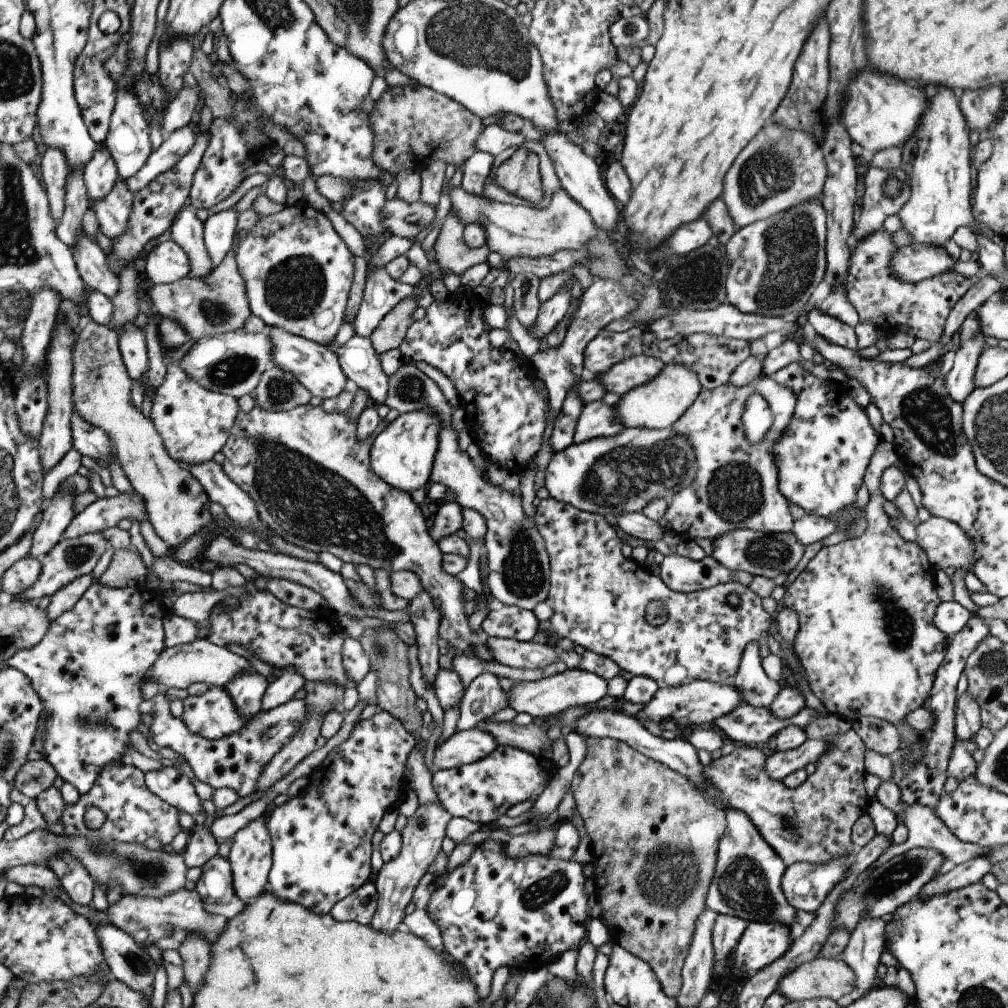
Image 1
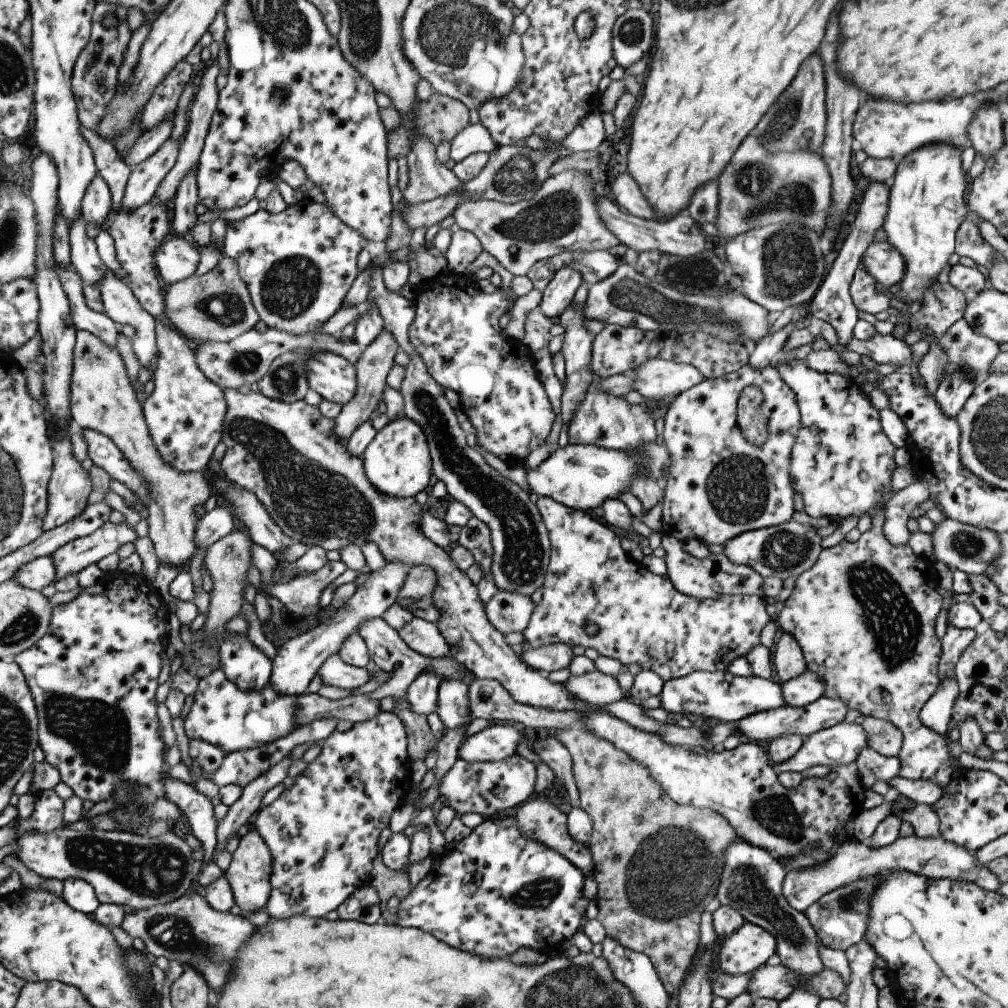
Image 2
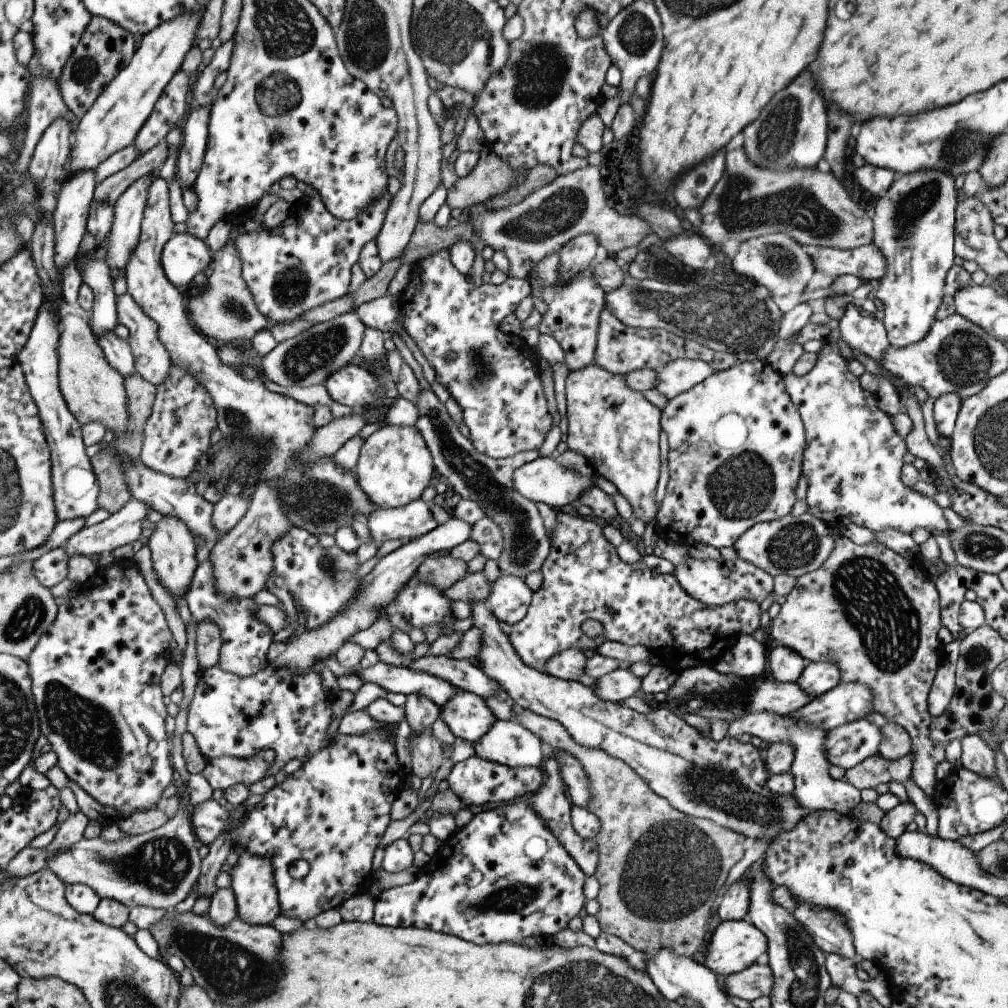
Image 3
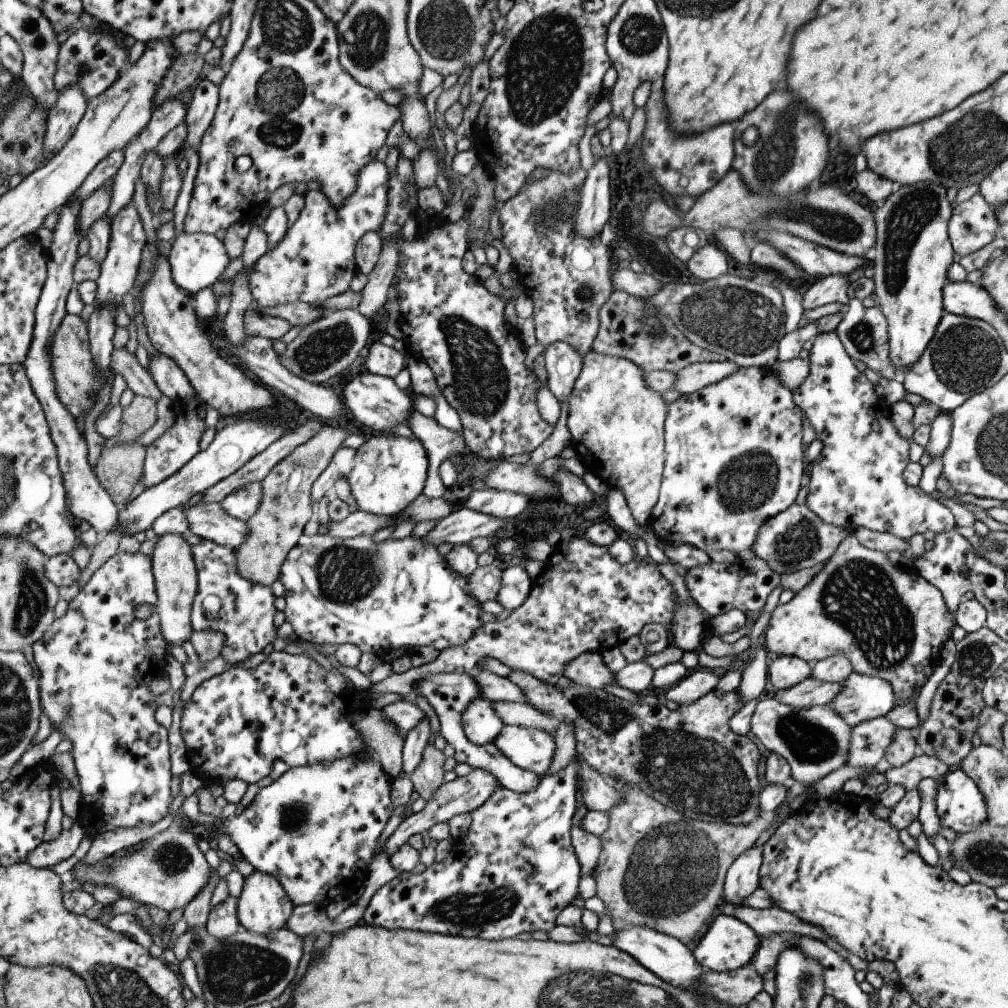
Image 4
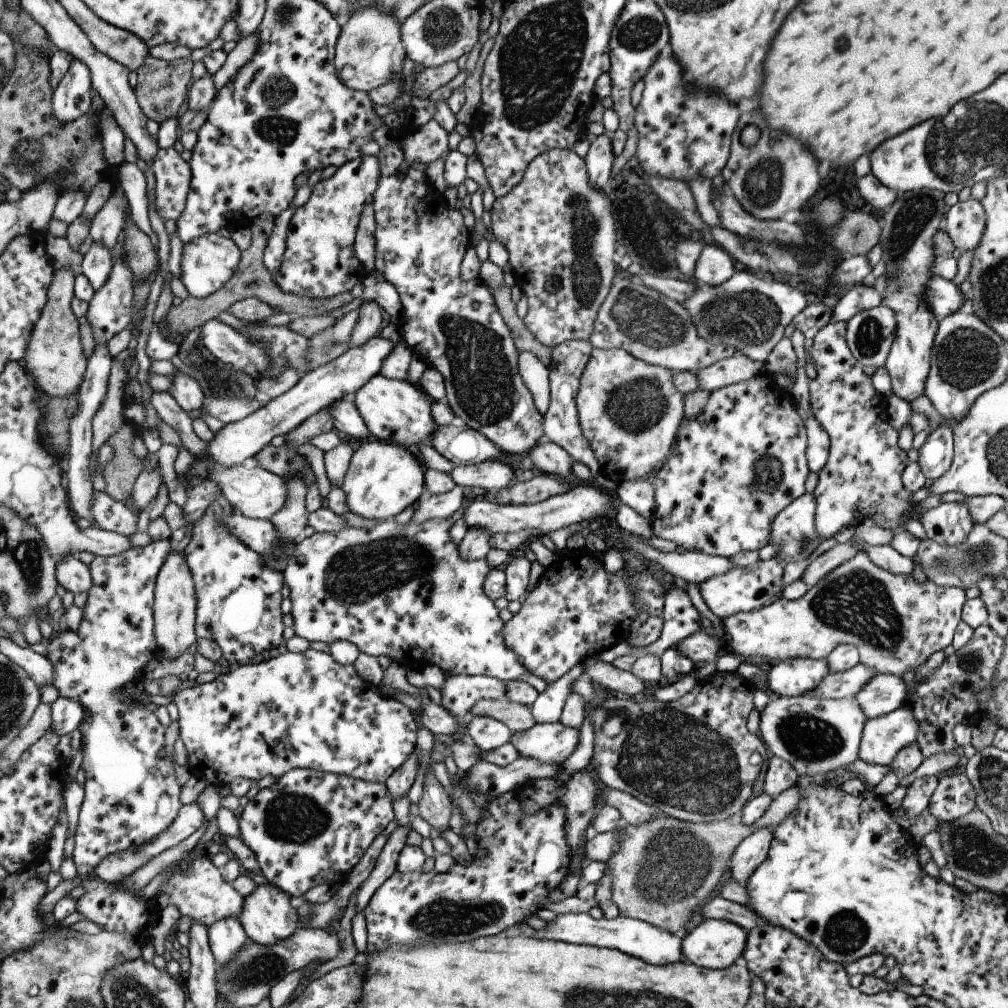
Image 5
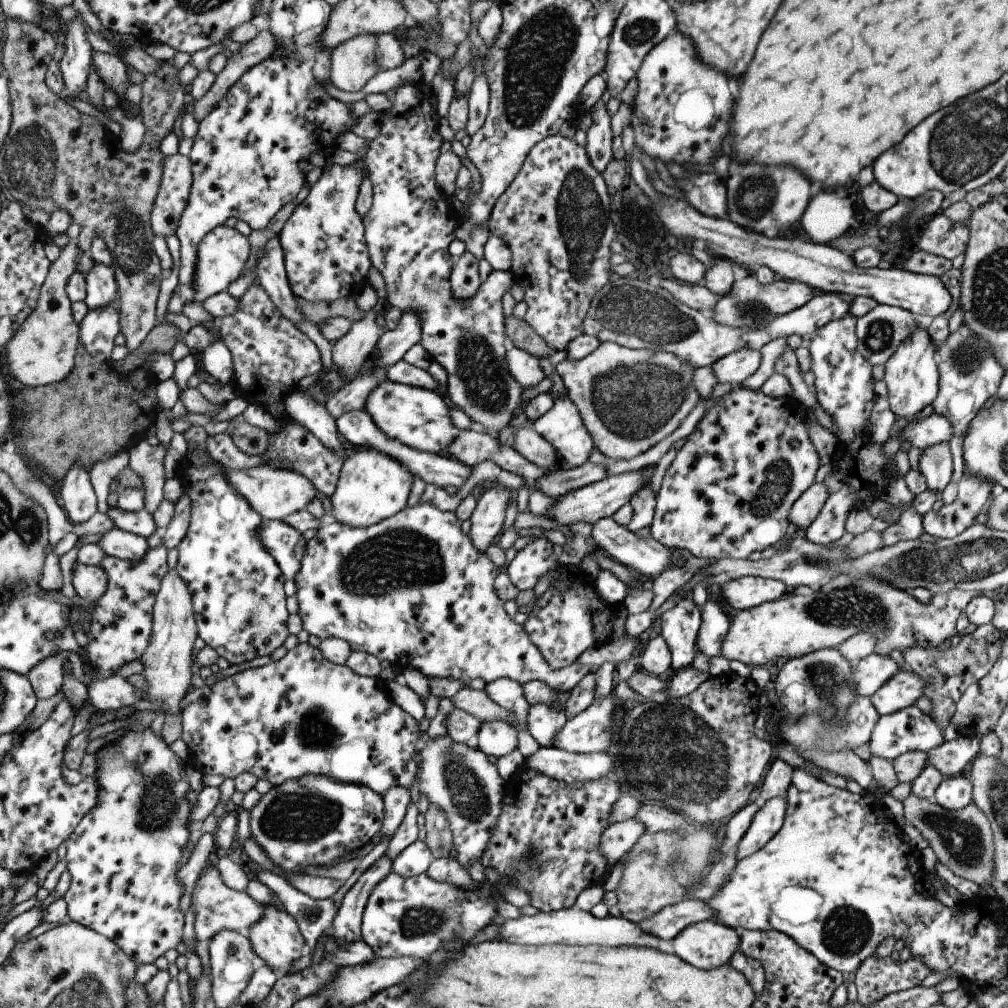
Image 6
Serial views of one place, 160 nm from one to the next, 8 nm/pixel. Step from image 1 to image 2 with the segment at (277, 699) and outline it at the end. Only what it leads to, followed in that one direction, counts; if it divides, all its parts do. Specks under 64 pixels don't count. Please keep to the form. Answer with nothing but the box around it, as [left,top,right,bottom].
[270,563,408,696]

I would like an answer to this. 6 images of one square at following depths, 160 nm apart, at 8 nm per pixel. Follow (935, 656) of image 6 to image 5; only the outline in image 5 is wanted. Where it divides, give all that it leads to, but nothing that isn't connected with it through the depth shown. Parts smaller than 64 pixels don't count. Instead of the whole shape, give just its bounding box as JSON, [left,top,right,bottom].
[910,625,1003,759]

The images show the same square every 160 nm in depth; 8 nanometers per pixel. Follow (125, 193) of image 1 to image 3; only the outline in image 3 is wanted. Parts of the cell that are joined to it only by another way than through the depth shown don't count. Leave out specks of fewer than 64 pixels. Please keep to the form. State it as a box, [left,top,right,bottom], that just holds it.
[126,174,375,537]

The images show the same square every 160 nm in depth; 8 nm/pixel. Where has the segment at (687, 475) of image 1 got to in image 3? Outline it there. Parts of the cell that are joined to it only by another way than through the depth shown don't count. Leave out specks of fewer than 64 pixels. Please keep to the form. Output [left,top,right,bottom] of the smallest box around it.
[512,449,598,509]

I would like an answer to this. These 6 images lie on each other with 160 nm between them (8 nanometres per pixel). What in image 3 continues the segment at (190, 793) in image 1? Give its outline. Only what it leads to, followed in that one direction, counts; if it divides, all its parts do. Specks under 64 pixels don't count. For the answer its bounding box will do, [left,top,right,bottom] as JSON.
[191,726,403,924]

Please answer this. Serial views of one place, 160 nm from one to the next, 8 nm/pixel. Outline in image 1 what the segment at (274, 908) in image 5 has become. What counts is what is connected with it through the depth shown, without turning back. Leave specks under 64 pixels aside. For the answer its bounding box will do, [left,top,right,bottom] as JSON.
[229,816,273,903]

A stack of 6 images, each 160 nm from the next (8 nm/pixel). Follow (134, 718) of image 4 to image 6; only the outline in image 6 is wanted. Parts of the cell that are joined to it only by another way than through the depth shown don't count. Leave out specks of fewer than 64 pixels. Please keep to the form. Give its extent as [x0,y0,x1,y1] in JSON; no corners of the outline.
[64,543,193,965]

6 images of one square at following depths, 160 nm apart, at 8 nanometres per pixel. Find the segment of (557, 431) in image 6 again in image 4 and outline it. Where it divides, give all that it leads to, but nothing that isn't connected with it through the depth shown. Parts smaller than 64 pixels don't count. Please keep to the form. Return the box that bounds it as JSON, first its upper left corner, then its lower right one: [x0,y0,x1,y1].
[542,341,581,402]

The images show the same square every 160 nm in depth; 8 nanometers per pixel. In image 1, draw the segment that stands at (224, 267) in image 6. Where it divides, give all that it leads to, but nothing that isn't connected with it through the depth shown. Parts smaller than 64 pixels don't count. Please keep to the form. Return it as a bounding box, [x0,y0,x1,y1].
[141,238,190,284]

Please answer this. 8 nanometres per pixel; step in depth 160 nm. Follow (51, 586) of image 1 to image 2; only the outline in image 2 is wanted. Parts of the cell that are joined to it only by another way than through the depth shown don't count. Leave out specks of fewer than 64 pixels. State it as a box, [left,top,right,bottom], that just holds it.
[52,522,137,581]

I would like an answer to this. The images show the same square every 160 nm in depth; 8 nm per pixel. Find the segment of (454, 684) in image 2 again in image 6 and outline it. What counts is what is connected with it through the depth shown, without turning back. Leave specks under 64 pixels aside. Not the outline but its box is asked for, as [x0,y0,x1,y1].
[476,721,516,756]

